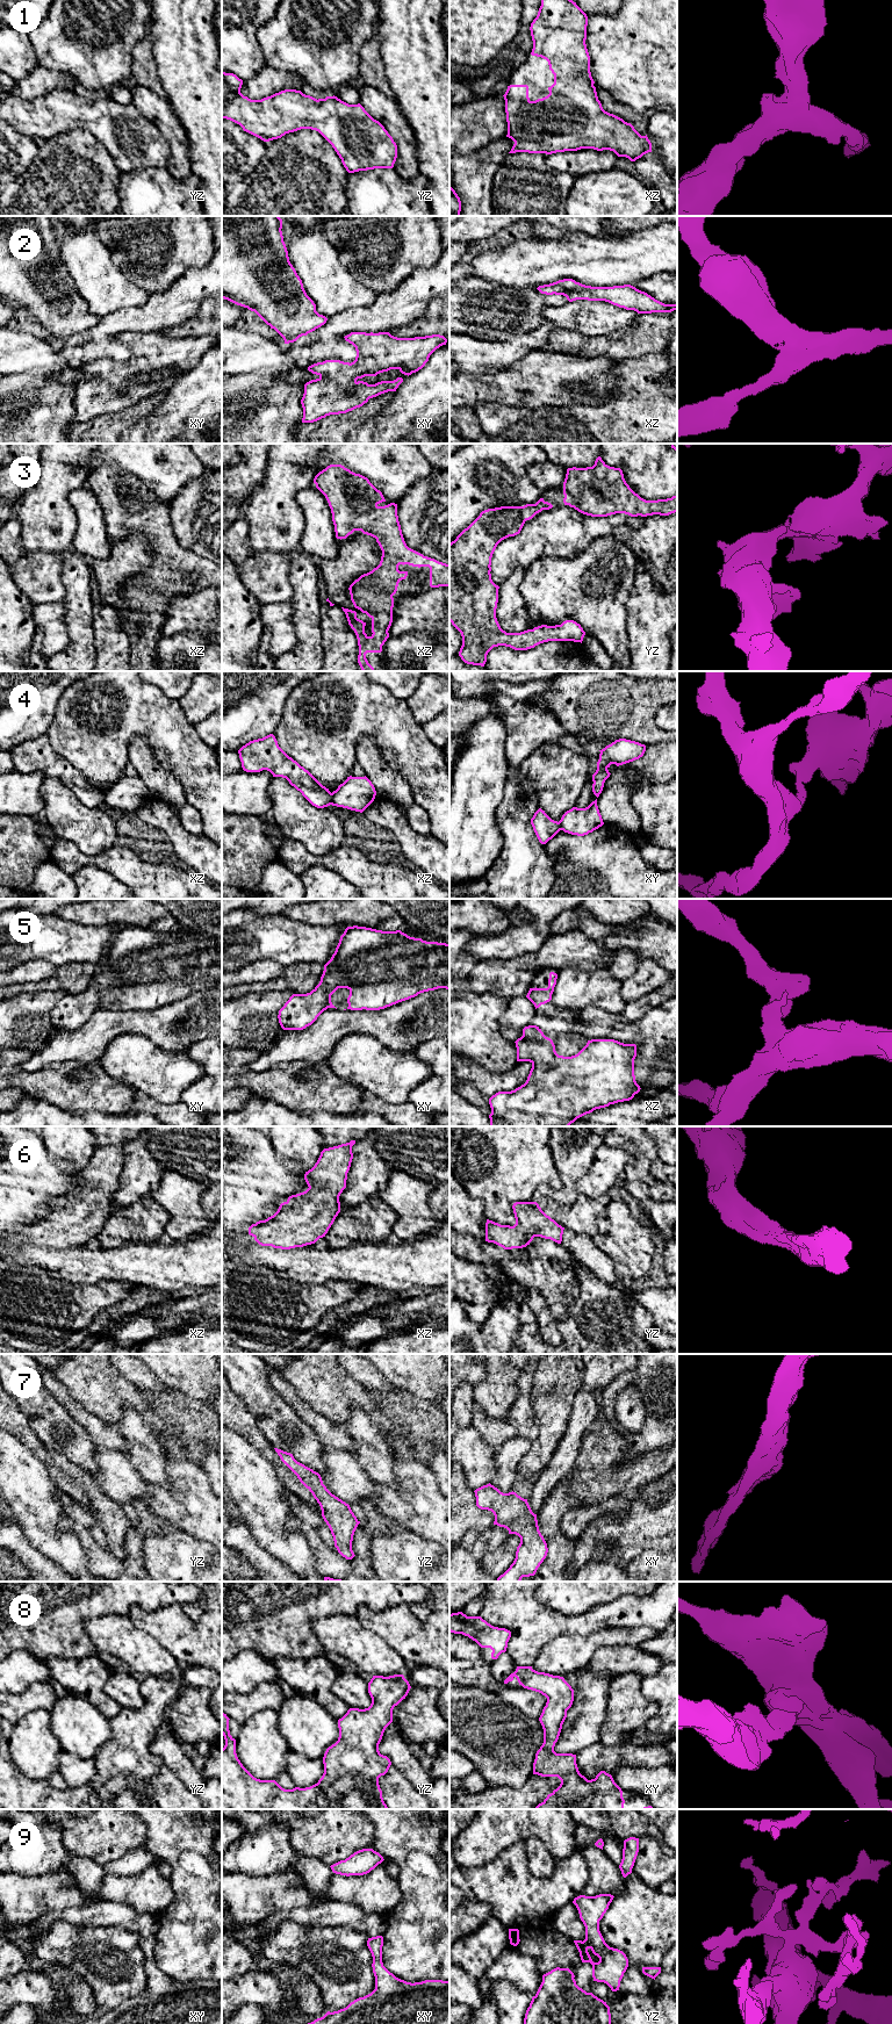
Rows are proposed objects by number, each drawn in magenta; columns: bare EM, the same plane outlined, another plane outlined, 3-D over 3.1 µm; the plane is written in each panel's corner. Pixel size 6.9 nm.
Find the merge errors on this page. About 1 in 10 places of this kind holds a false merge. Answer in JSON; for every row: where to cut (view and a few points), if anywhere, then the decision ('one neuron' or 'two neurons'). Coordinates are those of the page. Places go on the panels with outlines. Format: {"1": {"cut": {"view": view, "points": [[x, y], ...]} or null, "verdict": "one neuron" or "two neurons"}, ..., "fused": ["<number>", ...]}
{"1": {"cut": null, "verdict": "one neuron"}, "2": {"cut": null, "verdict": "one neuron"}, "3": {"cut": null, "verdict": "one neuron"}, "4": {"cut": {"view": "xz", "points": [[332, 793], [330, 804]]}, "verdict": "two neurons"}, "5": {"cut": null, "verdict": "one neuron"}, "6": {"cut": null, "verdict": "one neuron"}, "7": {"cut": null, "verdict": "one neuron"}, "8": {"cut": null, "verdict": "one neuron"}, "9": {"cut": null, "verdict": "one neuron"}, "fused": ["4"]}

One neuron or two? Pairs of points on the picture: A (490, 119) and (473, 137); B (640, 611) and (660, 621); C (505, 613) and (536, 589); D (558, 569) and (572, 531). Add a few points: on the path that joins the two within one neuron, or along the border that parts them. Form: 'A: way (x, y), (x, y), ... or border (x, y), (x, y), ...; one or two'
A: way (486, 123), (476, 132); one
B: way (645, 611), (655, 617); one
C: border (525, 571), (519, 592), (526, 612), (534, 624); two
D: border (585, 547), (573, 556), (541, 556), (534, 561); two

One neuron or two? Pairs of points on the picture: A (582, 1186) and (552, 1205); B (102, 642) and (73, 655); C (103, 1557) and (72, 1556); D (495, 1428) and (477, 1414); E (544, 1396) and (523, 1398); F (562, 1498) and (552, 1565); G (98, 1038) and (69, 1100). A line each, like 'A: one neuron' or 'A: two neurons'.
A: two neurons
B: two neurons
C: two neurons
D: one neuron
E: two neurons
F: one neuron
G: two neurons

